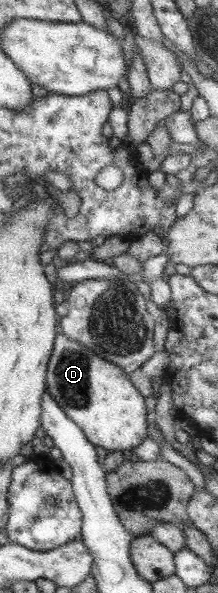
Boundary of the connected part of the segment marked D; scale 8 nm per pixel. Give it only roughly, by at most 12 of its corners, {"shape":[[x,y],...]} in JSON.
{"shape":[[58,331],[45,391],[107,452],[147,437],[128,375]]}

